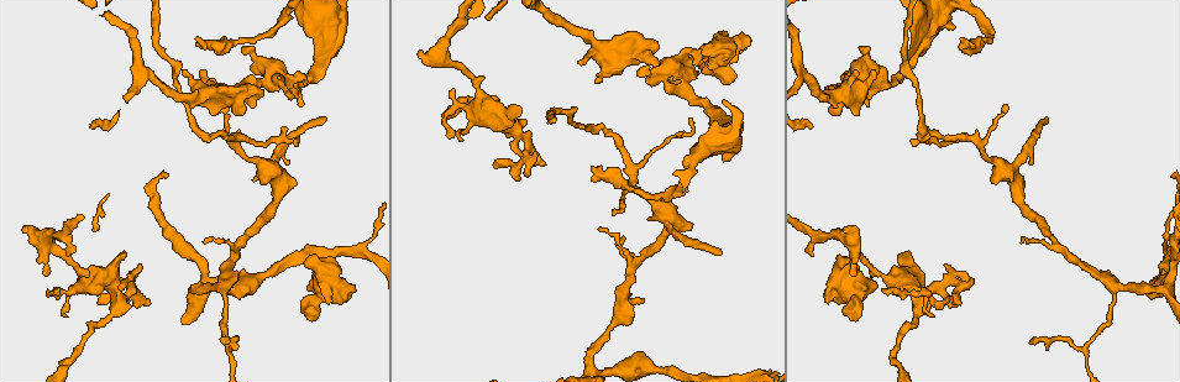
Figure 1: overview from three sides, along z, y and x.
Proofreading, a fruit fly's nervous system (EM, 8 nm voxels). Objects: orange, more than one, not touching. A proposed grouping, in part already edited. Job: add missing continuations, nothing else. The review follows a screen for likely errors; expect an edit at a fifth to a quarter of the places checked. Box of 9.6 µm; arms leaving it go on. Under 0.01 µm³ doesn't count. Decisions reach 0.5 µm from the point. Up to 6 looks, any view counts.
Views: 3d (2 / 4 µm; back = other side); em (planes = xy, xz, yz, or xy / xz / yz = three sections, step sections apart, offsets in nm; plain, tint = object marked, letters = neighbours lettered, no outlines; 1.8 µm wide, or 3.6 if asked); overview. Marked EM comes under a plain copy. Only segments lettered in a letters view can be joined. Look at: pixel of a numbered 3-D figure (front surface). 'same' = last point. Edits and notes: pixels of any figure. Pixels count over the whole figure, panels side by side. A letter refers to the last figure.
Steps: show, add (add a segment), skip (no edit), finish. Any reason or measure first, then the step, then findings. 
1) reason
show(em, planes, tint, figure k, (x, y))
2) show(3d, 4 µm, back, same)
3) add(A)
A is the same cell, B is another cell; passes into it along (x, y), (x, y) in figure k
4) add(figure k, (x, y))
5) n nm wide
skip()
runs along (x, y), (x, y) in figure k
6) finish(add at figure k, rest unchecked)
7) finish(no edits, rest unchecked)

branch stops here
show(3d, 2 µm, figure 1, (900, 254))

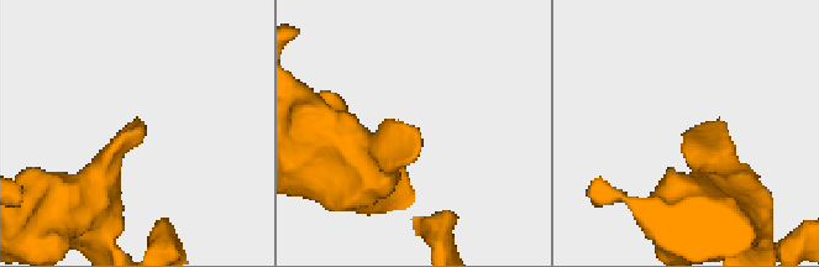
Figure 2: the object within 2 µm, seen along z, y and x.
show(em, planes, letters, figure 2, (140, 122))

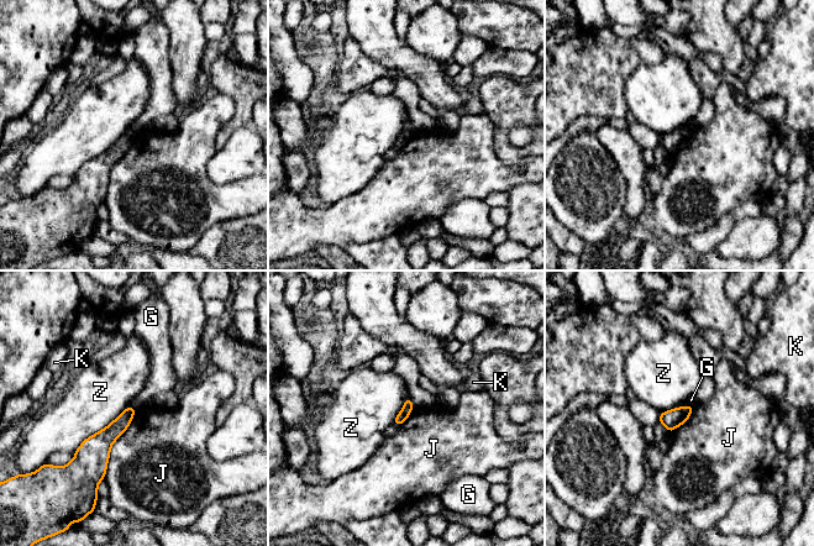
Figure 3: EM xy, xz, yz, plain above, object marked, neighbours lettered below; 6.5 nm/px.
skip()
G, J, K and Z are other cells; no lettered segment goes on from it

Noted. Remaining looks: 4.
show(em, xz, step 8, tint, figure 1, (325, 116))

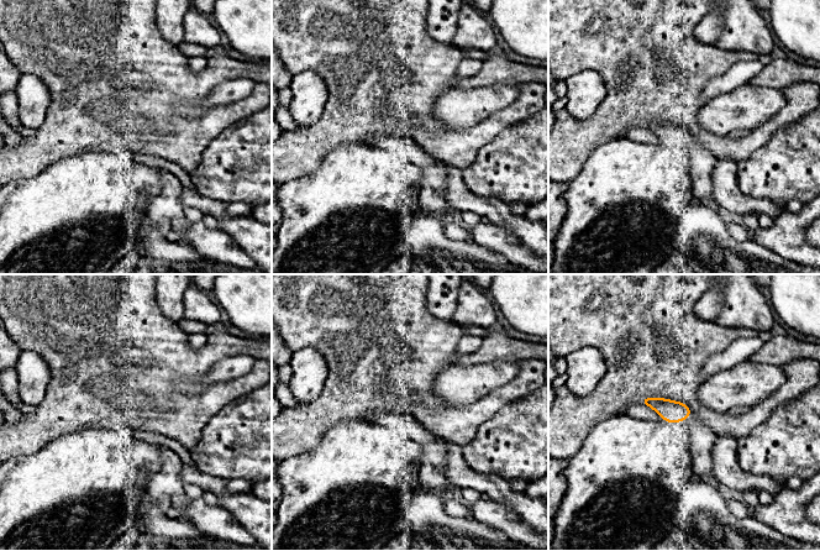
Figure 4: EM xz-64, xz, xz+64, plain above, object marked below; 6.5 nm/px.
what lies round it
show(em, xz, step 8, letters, same)

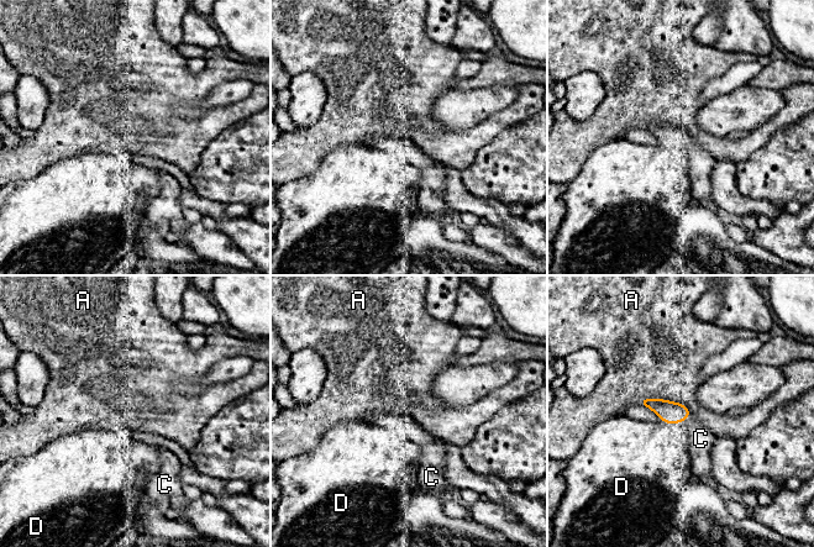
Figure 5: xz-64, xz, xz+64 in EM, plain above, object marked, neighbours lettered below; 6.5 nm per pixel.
add(C)
C is the same cell, A and D are other cells; it goes on there

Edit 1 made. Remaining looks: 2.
show(overview)

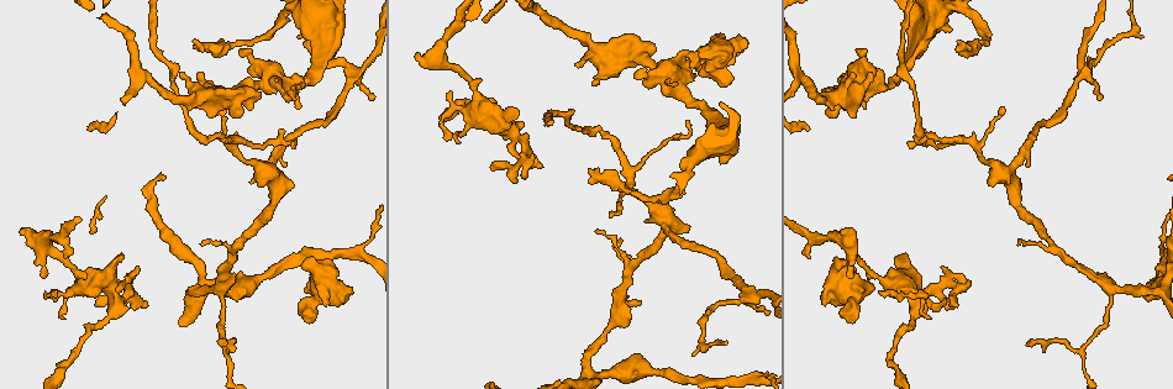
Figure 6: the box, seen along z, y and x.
an open end
show(em, planes, letters, figure 6, (958, 41))

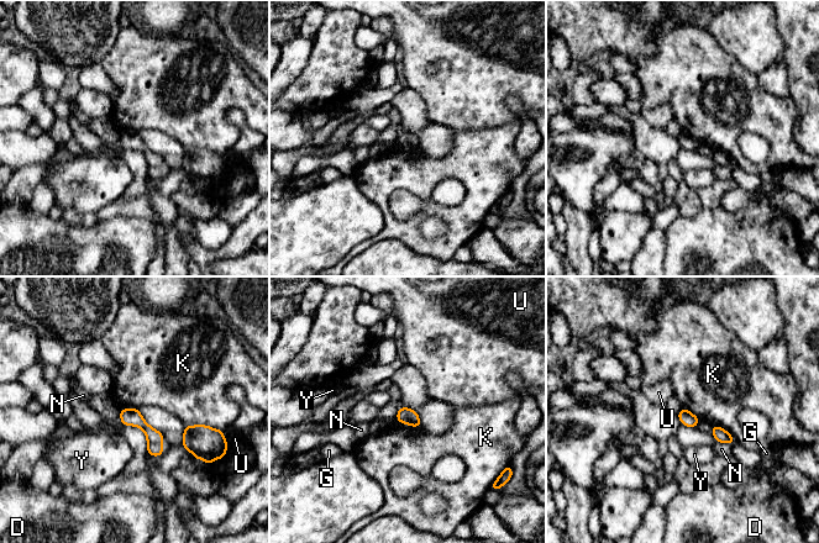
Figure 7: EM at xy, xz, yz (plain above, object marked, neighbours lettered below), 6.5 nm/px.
skip()
D, G, K, N, U and Y are other cells; border along (185, 425), (208, 425), (215, 430) in figure 7; none of them fits

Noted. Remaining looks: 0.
finish(add at figure 5, rest unchecked)

